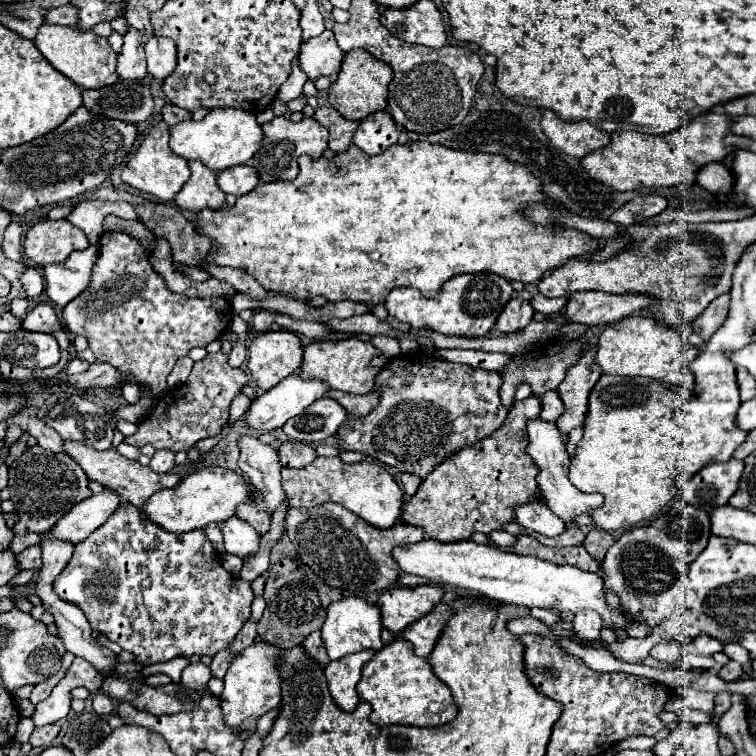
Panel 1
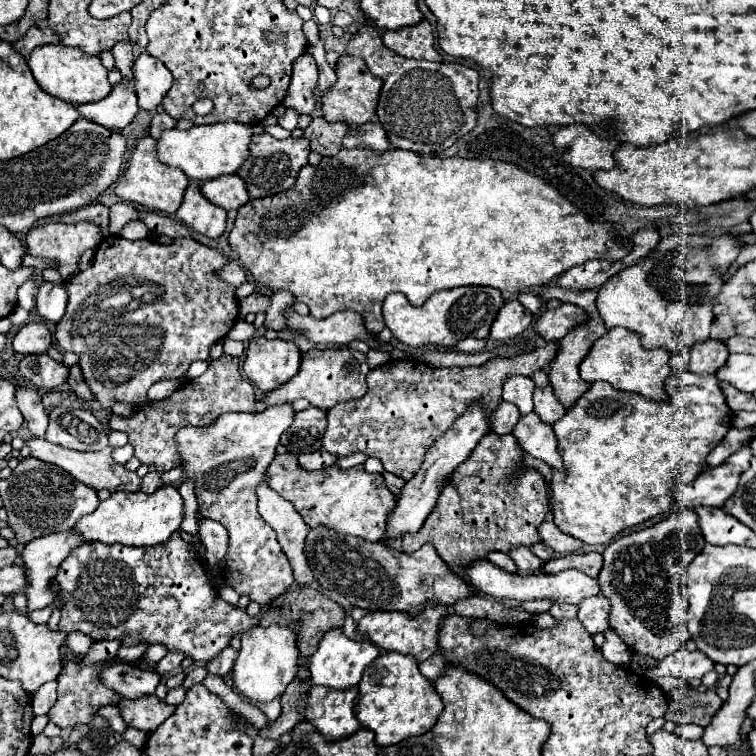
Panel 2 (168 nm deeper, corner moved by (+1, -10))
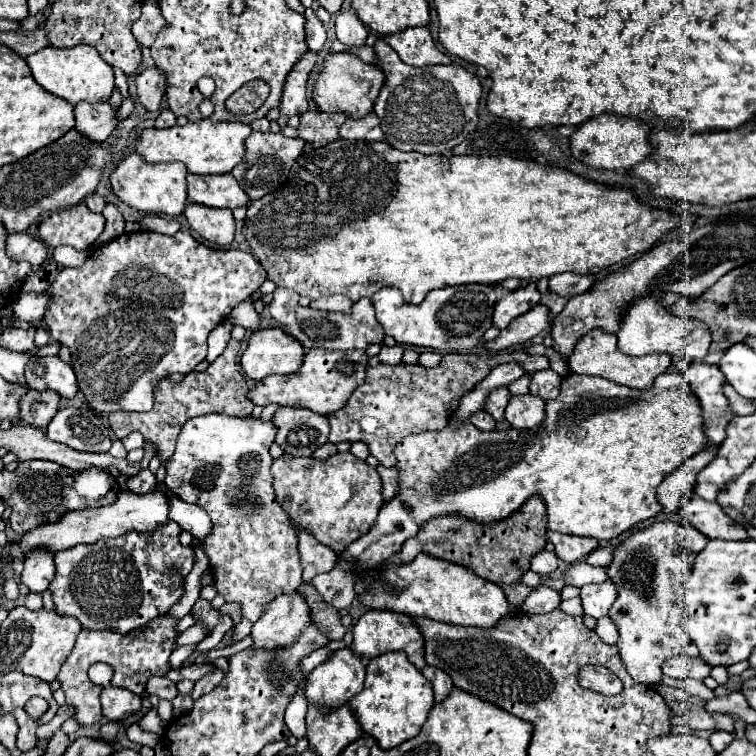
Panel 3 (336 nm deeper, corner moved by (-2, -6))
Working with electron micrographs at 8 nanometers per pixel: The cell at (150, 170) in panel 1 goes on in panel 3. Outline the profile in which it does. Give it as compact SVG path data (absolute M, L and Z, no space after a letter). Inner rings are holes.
M130 154L120 160L110 174L112 192L128 206L142 212L156 212L168 216L180 216L186 206L186 166L182 162L158 162L150 164L140 154Z

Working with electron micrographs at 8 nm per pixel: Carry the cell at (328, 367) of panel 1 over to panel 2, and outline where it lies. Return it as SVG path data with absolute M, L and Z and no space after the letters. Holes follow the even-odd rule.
M313 348L301 356L301 368L295 374L295 378L289 380L287 384L283 384L283 388L275 388L275 392L267 392L263 402L267 406L279 406L285 402L293 402L297 398L305 398L315 408L327 412L339 402L347 402L347 400L363 396L367 392L367 382L365 382L367 374L369 374L367 356L359 350L351 350L351 348L319 350L319 348Z

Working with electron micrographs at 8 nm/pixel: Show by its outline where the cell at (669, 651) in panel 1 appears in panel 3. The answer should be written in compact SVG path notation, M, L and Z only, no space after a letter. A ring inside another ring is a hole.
M654 522L648 528L632 532L624 542L620 542L614 550L612 562L606 566L606 574L618 590L618 598L610 608L610 618L620 632L618 652L628 674L640 684L656 686L662 680L664 660L678 656L690 642L682 620L682 598L688 580L684 570L692 570L690 554L696 556L706 542L708 540L702 532L684 522Z

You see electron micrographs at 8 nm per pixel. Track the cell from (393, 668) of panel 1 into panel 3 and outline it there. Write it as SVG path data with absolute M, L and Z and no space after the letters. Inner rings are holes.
M388 652L368 660L364 688L356 696L352 696L348 704L362 730L374 736L380 748L388 750L418 736L430 708L434 706L434 696L430 680L426 680L422 672L414 664L410 664L406 652Z

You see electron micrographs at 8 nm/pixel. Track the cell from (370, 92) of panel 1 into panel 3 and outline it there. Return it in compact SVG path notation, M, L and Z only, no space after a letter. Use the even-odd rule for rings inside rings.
M350 52L328 54L324 60L324 70L318 74L314 84L314 102L322 112L342 112L348 118L362 118L372 112L374 100L384 84L384 72L376 64L366 64Z

